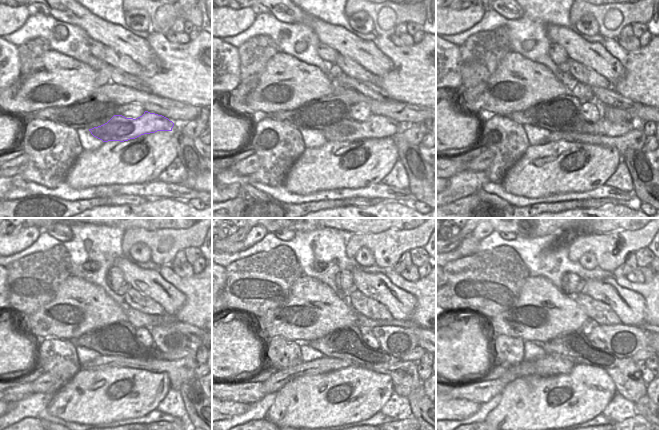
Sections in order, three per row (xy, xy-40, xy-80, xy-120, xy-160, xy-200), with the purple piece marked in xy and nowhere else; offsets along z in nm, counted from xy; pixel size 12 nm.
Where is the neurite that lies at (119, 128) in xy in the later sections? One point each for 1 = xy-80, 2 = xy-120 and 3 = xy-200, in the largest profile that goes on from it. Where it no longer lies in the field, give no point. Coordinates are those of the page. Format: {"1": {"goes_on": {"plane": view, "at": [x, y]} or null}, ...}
{"1": {"goes_on": {"plane": "xy-80", "at": [604, 127]}}, "2": {"goes_on": {"plane": "xy-120", "at": [191, 350]}}, "3": {"goes_on": {"plane": "xy-200", "at": [639, 357]}}}

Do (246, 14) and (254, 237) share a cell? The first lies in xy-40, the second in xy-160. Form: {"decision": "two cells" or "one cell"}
{"decision": "one cell"}

